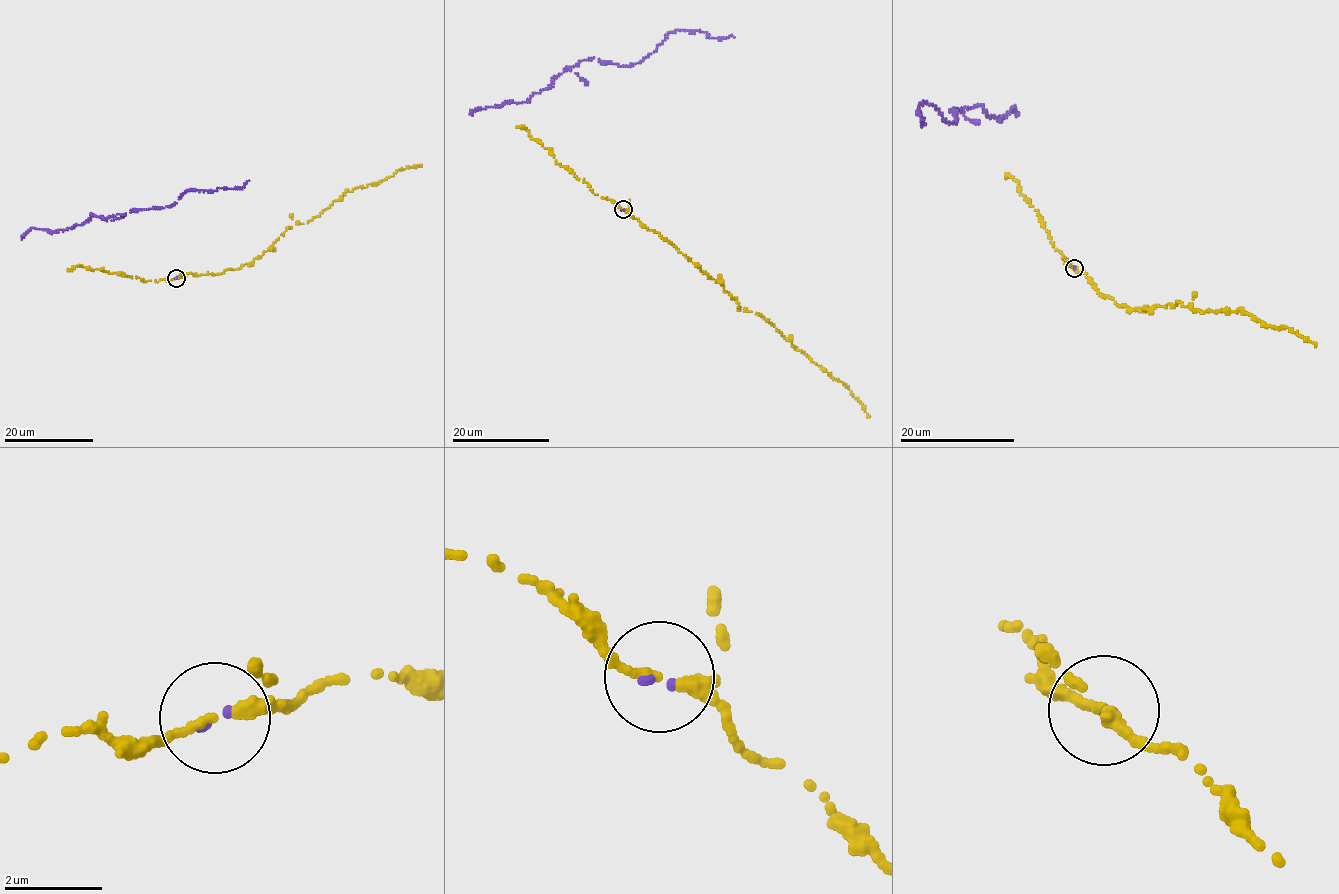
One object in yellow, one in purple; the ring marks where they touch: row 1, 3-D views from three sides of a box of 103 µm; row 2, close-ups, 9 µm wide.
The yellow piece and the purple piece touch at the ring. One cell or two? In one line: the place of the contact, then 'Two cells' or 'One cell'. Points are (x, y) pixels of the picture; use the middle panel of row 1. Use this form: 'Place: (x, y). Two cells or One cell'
Place: (623, 209). One cell

